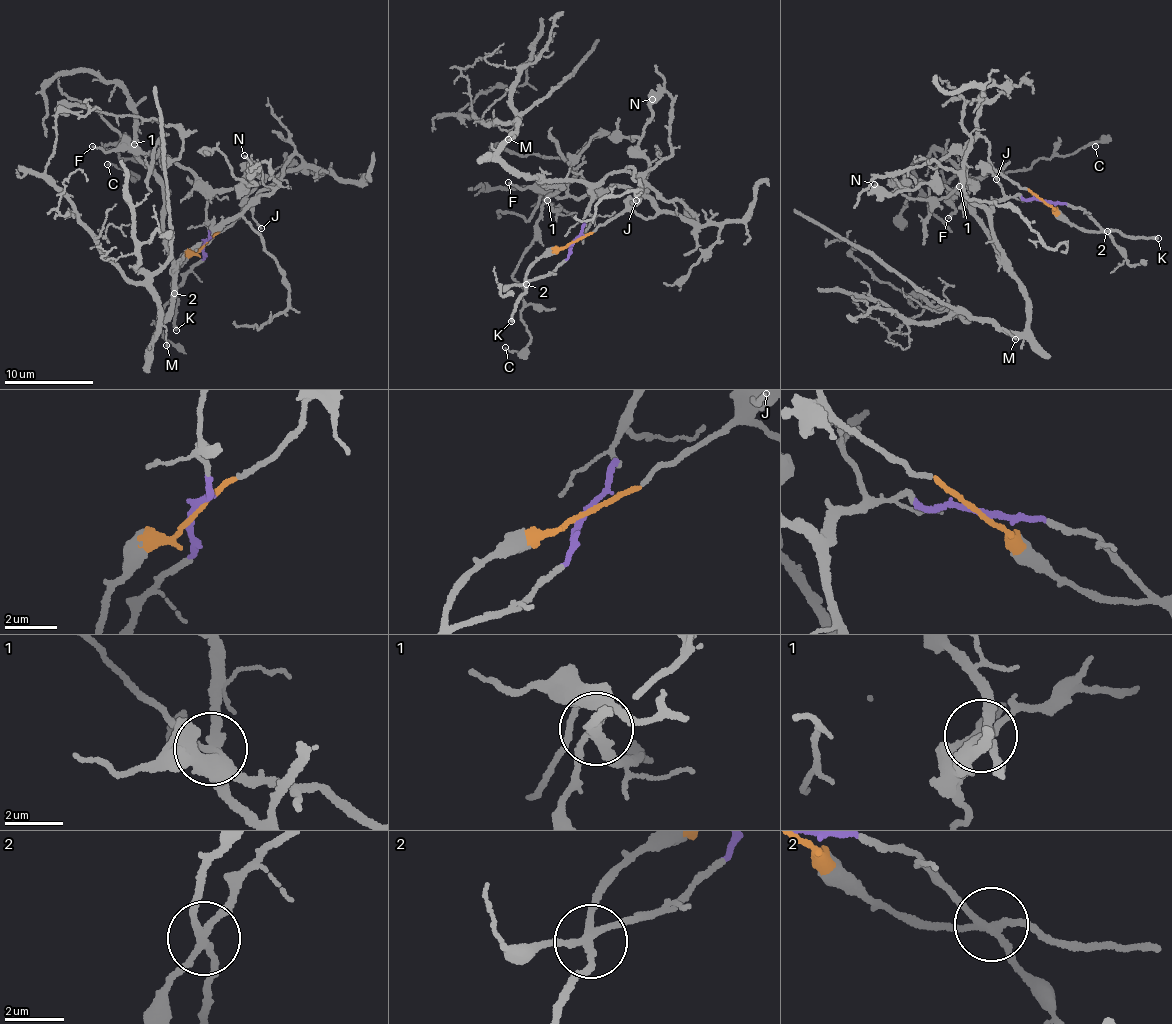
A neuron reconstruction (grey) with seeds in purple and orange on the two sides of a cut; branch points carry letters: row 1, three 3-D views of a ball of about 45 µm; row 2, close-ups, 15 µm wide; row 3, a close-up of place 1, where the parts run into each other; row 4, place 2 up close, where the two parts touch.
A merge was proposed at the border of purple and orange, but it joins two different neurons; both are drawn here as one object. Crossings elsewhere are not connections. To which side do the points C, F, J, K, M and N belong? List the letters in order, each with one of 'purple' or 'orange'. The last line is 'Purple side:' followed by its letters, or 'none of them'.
C: orange
F: orange
J: orange
K: orange
M: purple
N: orange
Purple side: M

